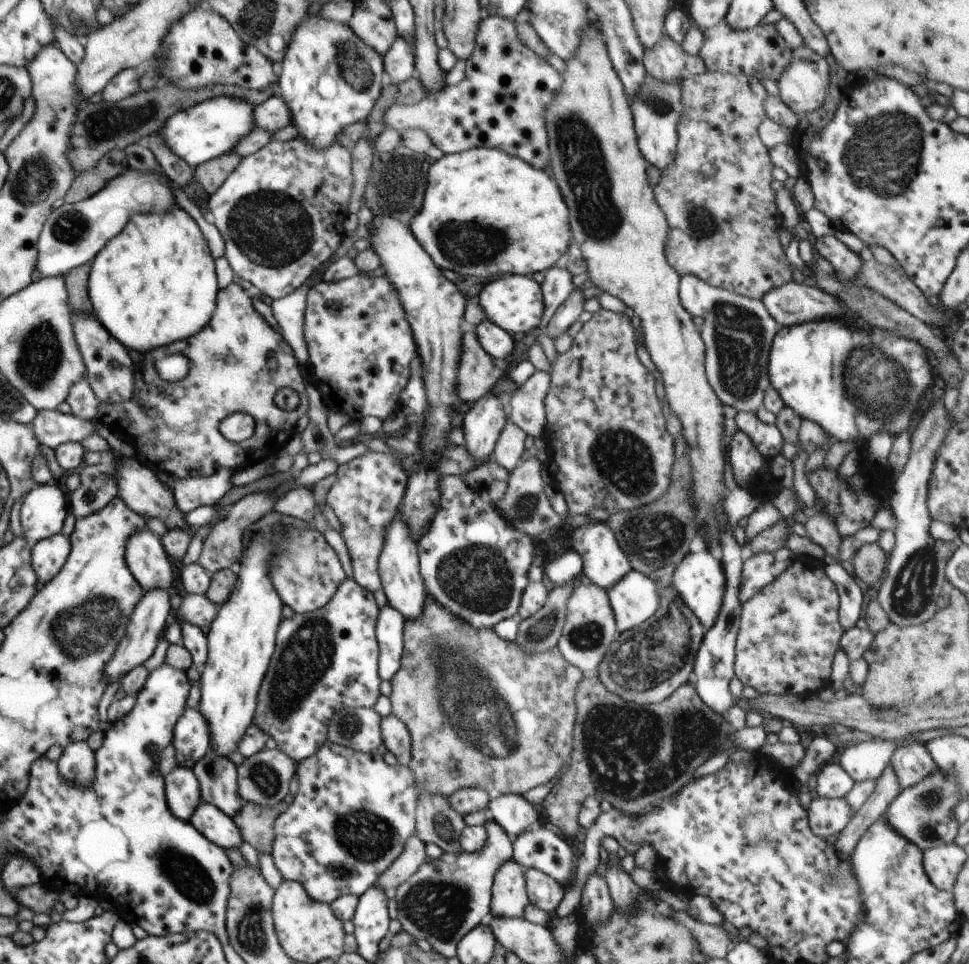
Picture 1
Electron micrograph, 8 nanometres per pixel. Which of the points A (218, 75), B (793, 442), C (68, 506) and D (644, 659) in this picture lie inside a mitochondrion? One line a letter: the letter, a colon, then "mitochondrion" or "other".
A: other
B: other
C: other
D: mitochondrion

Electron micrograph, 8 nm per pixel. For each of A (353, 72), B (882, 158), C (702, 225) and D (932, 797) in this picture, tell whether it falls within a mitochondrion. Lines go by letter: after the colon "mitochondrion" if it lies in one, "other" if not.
A: mitochondrion
B: mitochondrion
C: mitochondrion
D: mitochondrion

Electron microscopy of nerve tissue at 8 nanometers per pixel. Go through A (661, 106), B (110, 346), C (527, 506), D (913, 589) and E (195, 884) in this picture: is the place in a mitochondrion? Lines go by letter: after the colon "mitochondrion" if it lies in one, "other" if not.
A: mitochondrion
B: other
C: mitochondrion
D: mitochondrion
E: mitochondrion

